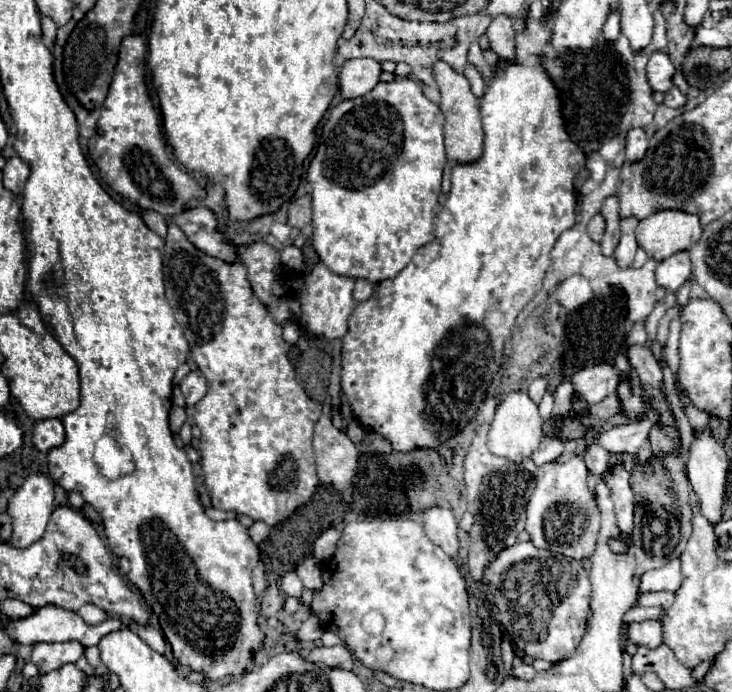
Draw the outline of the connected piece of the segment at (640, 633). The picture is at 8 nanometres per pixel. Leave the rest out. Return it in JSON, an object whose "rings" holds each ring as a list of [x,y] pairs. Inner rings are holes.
{"rings":[[[644,620],[628,626],[628,640],[634,644],[644,644],[646,648],[658,648],[662,644],[662,622],[660,620]]]}

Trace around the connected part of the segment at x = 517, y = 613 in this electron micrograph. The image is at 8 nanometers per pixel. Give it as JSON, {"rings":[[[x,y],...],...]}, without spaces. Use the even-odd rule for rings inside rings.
{"rings":[[[530,540],[502,548],[484,570],[484,584],[514,646],[532,658],[560,662],[576,654],[590,612],[590,580],[582,562],[536,548]]]}

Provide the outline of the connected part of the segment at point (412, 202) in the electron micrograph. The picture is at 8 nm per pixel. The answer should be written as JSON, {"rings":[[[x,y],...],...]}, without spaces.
{"rings":[[[410,78],[378,82],[372,92],[356,100],[342,100],[330,110],[322,140],[308,166],[314,214],[312,244],[330,272],[378,284],[394,278],[420,246],[434,240],[434,206],[438,204],[442,170],[448,162],[442,130],[444,114]]]}

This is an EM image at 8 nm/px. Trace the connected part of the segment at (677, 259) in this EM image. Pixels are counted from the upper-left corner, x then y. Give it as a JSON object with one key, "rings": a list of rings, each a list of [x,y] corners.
{"rings":[[[676,252],[670,258],[658,262],[656,282],[666,290],[678,290],[690,276],[690,256],[688,252]]]}

